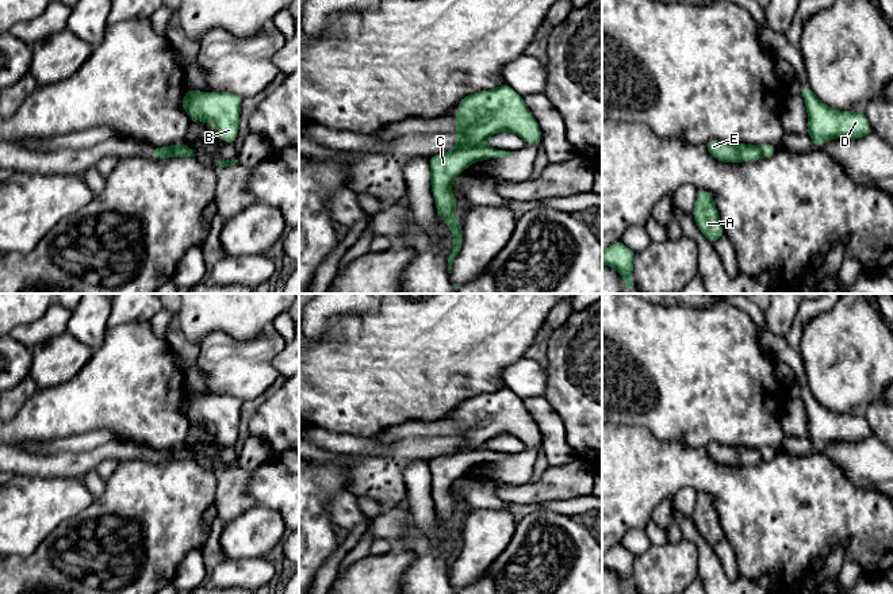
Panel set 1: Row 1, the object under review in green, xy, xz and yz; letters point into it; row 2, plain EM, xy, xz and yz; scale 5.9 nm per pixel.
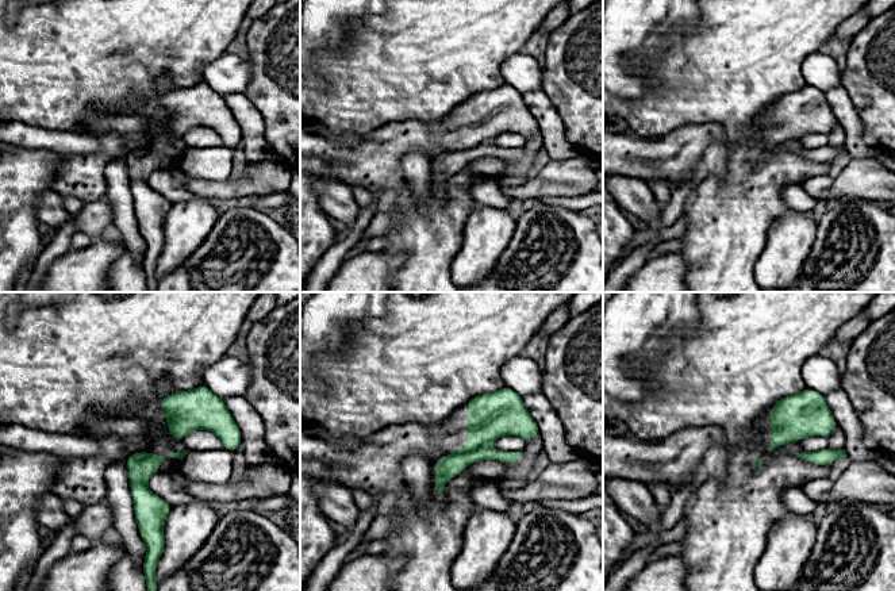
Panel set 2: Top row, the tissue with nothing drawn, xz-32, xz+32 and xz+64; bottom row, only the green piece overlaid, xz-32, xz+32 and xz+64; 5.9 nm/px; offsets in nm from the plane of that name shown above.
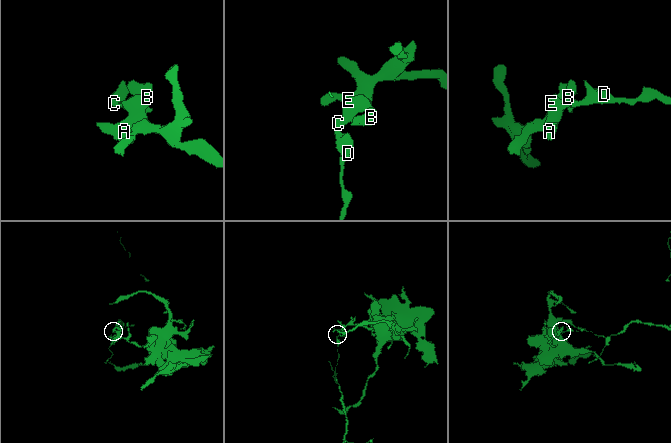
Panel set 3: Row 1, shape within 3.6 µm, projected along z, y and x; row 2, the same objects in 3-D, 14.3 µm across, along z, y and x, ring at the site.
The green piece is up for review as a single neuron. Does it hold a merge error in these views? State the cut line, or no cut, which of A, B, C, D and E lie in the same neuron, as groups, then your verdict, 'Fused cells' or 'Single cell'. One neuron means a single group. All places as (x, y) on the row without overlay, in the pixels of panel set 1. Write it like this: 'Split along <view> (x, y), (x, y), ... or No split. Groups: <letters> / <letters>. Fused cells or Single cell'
Split along xz (483, 445), (475, 449), (453, 452). Groups: A B E / C D. Fused cells

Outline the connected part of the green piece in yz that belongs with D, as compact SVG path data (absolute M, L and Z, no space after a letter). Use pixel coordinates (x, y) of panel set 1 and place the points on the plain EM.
M808 387L801 388L801 399L809 425L806 437L815 451L823 451L827 442L859 442L874 436L863 414L833 413L817 402Z

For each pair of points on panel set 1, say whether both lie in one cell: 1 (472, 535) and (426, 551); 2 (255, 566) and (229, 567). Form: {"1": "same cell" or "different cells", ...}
{"1": "different cells", "2": "same cell"}

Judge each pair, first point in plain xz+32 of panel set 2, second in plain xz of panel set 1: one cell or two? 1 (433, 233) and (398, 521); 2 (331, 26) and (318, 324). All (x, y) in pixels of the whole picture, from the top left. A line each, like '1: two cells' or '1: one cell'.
1: two cells
2: one cell

